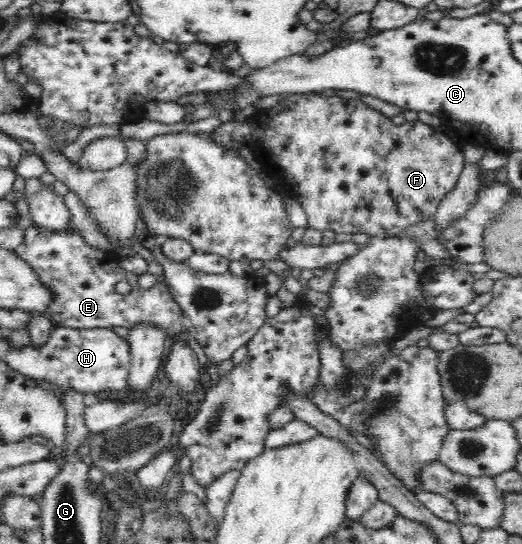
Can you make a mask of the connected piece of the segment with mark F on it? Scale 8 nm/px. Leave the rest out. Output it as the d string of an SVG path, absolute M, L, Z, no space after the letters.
M318 93L287 95L271 109L247 113L247 119L243 124L234 120L222 123L211 132L211 137L217 143L225 145L227 149L233 151L239 151L239 148L243 145L245 148L249 148L256 157L256 161L260 162L263 172L270 176L277 188L291 194L301 203L308 218L308 226L321 232L334 230L336 233L345 232L345 234L351 233L353 235L355 233L367 233L373 237L401 236L411 224L436 214L440 201L455 188L464 168L462 148L455 143L453 138L435 130L434 125L427 125L419 120L414 123L406 122L403 125L395 125L391 121L391 117L385 116L377 109L370 108L360 99L345 99L343 95L329 96L329 98Z

